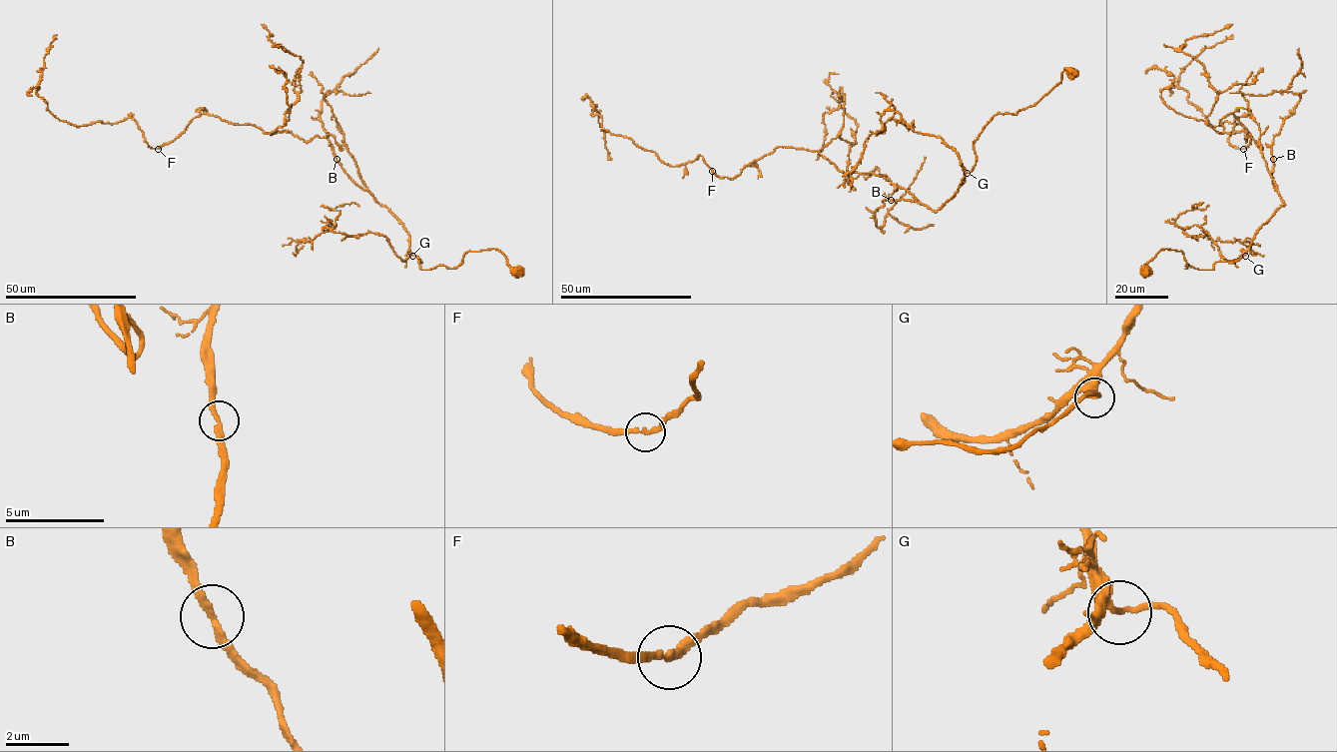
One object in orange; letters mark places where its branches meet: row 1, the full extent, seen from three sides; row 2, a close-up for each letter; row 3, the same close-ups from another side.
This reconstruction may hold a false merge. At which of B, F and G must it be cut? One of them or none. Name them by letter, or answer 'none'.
none

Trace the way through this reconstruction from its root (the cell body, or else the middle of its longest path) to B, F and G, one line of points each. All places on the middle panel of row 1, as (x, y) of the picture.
B: (1072, 72), (1065, 70), (1033, 105), (993, 118), (973, 143), (973, 169), (940, 208), (891, 200)
F: (1072, 72), (1033, 105), (993, 118), (973, 169), (936, 211), (817, 151), (777, 147), (732, 179), (712, 171)
G: (1072, 72), (1065, 70), (1062, 80), (1033, 105), (1015, 115), (996, 115), (973, 143), (976, 163), (967, 173)

